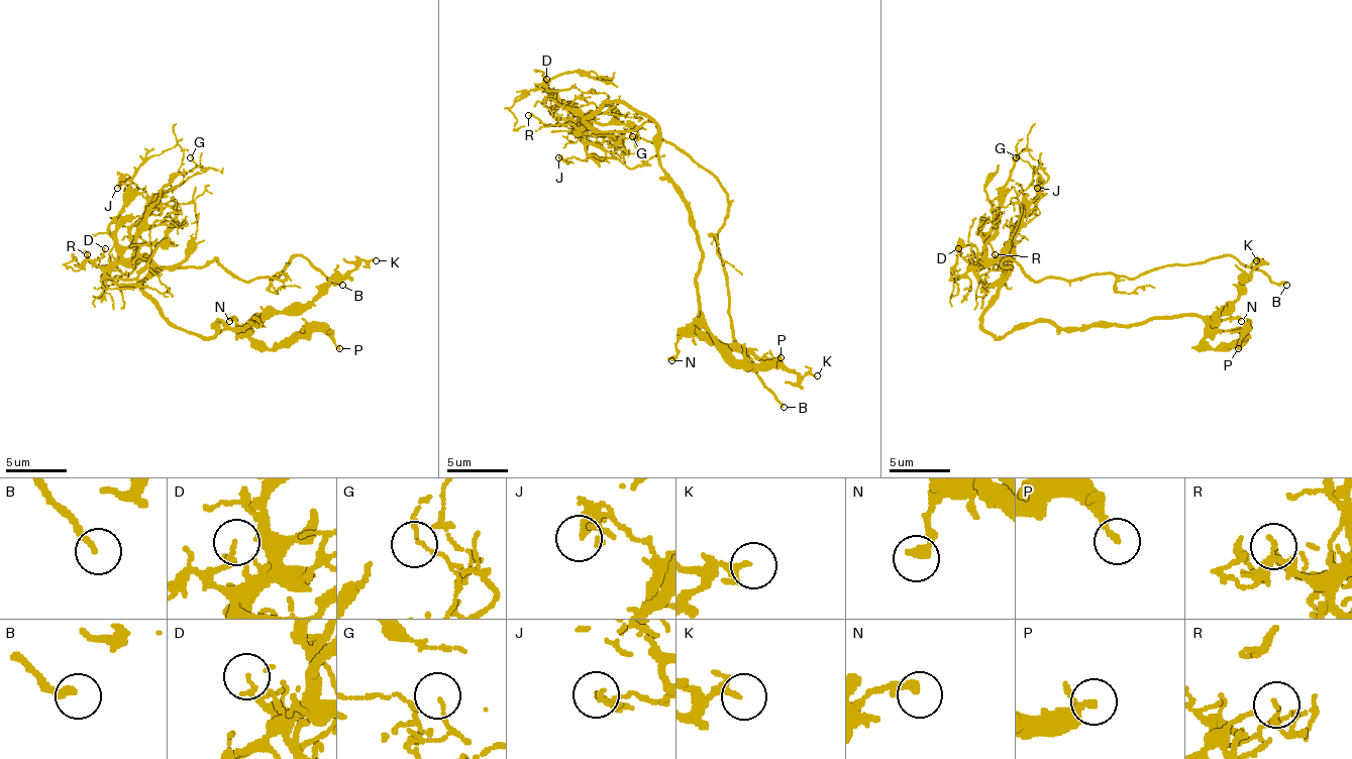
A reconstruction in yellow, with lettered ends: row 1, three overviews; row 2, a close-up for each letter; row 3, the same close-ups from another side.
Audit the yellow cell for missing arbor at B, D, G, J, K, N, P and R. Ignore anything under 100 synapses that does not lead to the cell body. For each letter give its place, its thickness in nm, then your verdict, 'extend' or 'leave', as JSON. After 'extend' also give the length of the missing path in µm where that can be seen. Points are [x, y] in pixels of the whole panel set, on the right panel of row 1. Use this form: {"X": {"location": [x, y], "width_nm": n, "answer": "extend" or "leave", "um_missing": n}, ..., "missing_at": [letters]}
{"B": {"location": [1286, 285], "width_nm": 200, "answer": "extend", "um_missing": 30}, "D": {"location": [958, 248], "width_nm": 90, "answer": "leave"}, "G": {"location": [1016, 157], "width_nm": 90, "answer": "leave"}, "J": {"location": [1037, 188], "width_nm": 110, "answer": "leave"}, "K": {"location": [1256, 260], "width_nm": 150, "answer": "leave"}, "N": {"location": [1241, 321], "width_nm": 320, "answer": "leave"}, "P": {"location": [1238, 348], "width_nm": 190, "answer": "leave"}, "R": {"location": [995, 254], "width_nm": 140, "answer": "leave"}, "missing_at": ["B"]}

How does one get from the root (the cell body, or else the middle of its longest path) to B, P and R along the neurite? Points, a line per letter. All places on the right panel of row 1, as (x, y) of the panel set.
B: (989, 300), (1010, 266), (1004, 260), (1031, 279), (1104, 273), (1138, 279), (1229, 254), (1286, 285)
P: (989, 300), (982, 327), (998, 336), (1037, 321), (1110, 327), (1196, 315), (1214, 348), (1244, 330), (1238, 348)
R: (989, 300), (998, 291), (998, 279), (1010, 266), (1007, 260), (1004, 273), (1004, 266), (995, 260), (995, 254)

